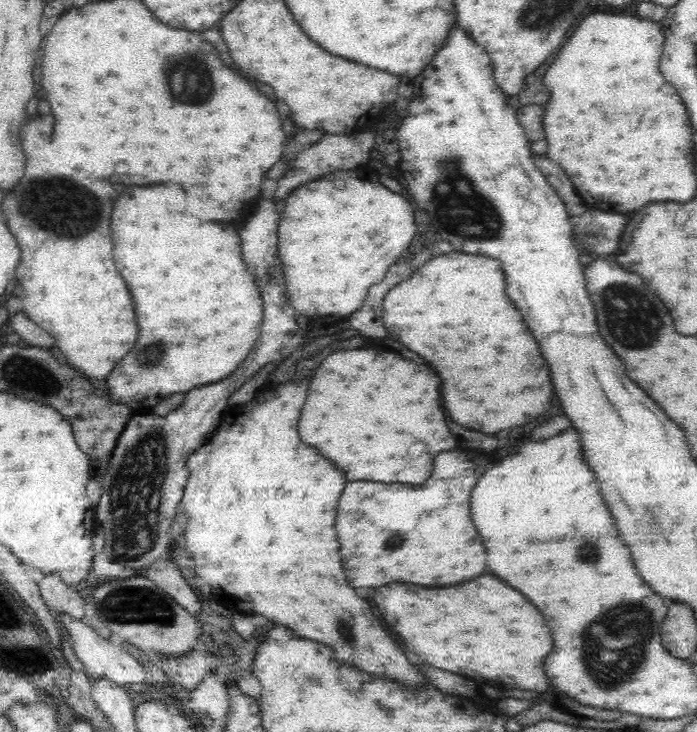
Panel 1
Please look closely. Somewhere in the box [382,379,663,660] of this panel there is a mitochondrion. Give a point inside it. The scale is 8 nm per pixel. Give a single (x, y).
(587, 551)

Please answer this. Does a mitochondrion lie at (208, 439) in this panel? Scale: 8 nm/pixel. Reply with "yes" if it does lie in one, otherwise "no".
no

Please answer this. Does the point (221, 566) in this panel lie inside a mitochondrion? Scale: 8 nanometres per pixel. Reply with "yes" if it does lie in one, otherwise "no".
no

